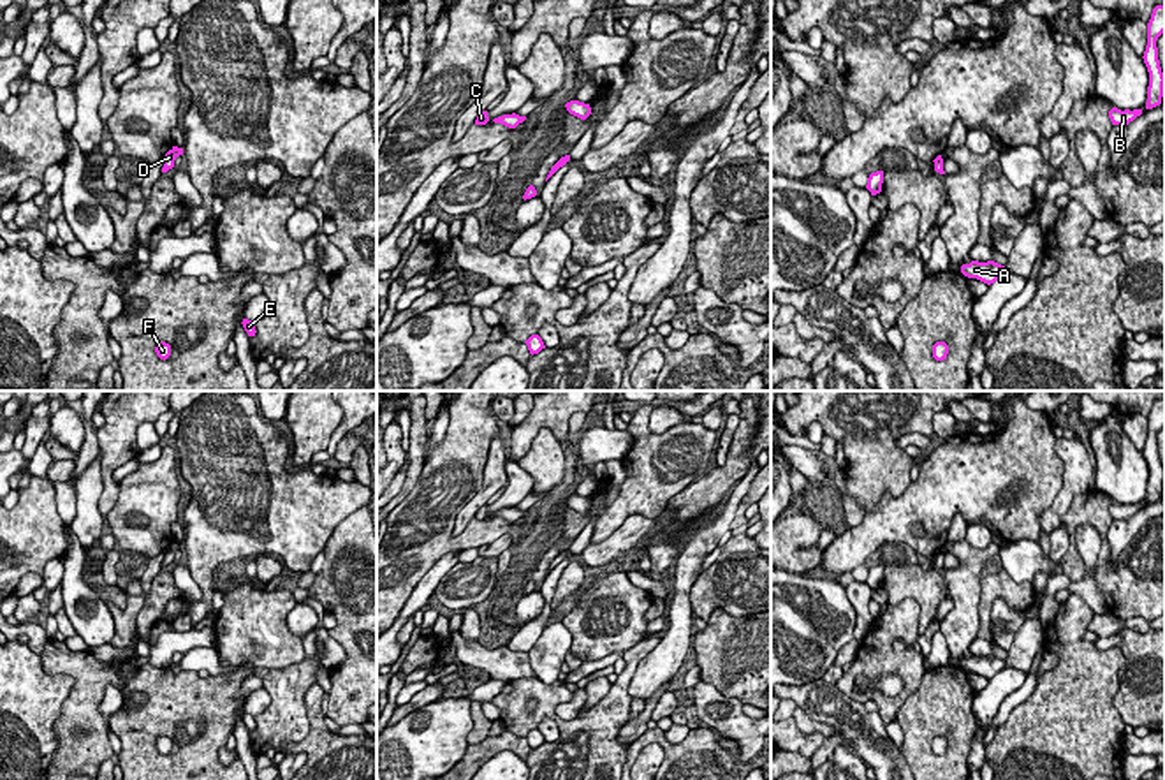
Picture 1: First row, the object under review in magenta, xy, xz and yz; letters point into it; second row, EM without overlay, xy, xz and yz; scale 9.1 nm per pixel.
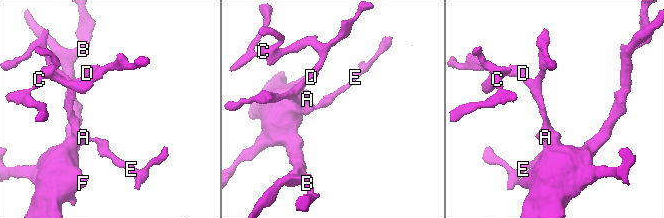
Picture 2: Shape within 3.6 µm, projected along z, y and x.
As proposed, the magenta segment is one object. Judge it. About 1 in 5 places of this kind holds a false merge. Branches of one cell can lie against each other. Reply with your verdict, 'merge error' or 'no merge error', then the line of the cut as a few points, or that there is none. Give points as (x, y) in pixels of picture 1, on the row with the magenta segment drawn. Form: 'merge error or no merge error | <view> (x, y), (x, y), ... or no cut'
no merge error | no cut

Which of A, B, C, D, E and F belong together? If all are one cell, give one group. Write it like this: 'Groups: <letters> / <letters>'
Groups: A B C D E F

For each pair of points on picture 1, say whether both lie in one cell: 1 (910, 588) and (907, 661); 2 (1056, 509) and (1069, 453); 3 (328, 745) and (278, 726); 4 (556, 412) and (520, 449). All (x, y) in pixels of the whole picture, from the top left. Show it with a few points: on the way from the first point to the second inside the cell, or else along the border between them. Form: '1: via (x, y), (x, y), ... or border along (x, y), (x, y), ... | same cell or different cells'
1: border along (889, 603), (912, 599), (917, 604), (919, 634) | different cells
2: via (1067, 495), (1072, 486), (1072, 467) | same cell
3: border along (305, 696), (308, 733), (278, 750) | different cells
4: via (544, 414), (521, 437) | same cell

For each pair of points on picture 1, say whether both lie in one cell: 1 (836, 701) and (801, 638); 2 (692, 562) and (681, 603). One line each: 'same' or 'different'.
1: different
2: same

